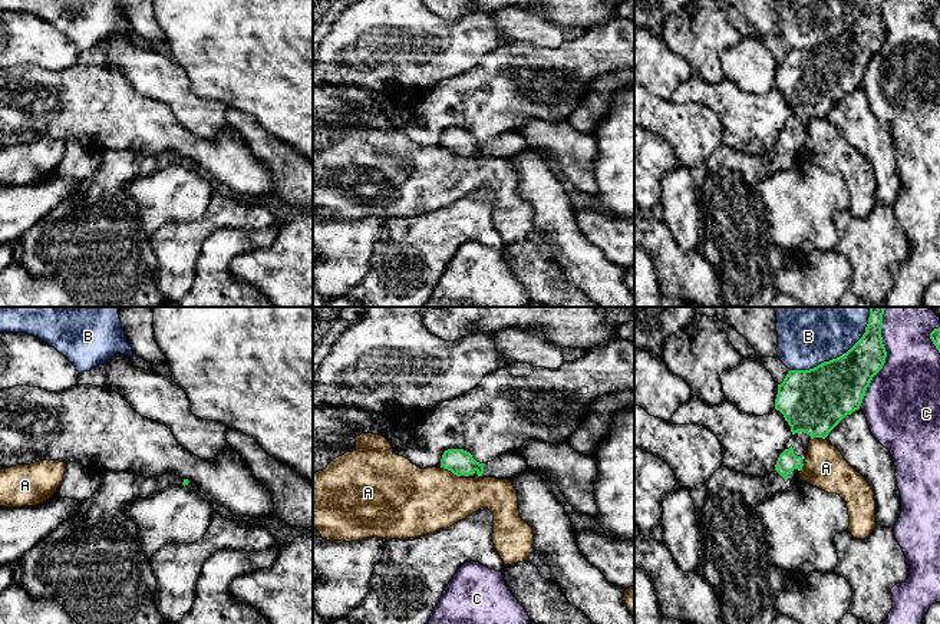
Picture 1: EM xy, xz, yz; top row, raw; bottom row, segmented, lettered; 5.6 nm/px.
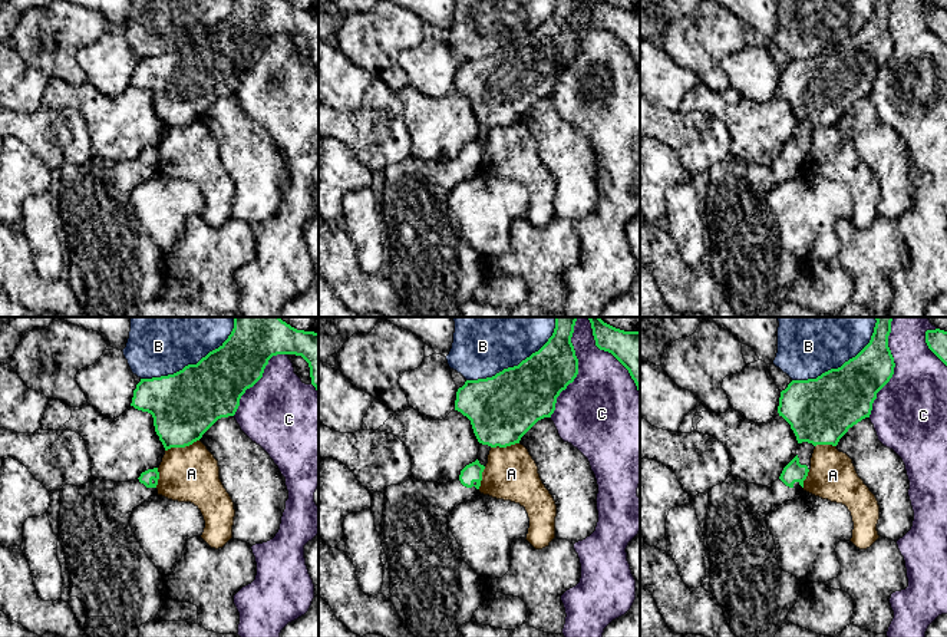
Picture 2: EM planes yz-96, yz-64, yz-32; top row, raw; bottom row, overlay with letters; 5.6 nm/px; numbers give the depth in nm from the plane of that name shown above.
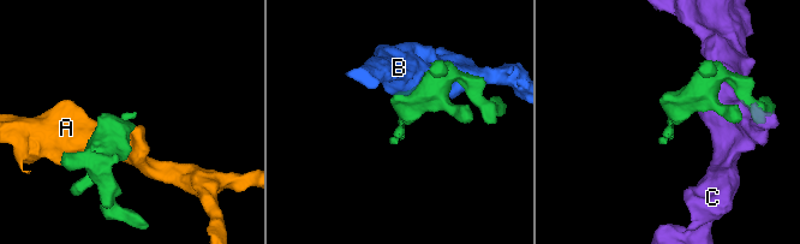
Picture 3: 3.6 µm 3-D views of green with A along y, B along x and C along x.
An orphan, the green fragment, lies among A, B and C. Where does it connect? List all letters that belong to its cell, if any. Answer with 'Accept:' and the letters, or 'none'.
Accept: none

